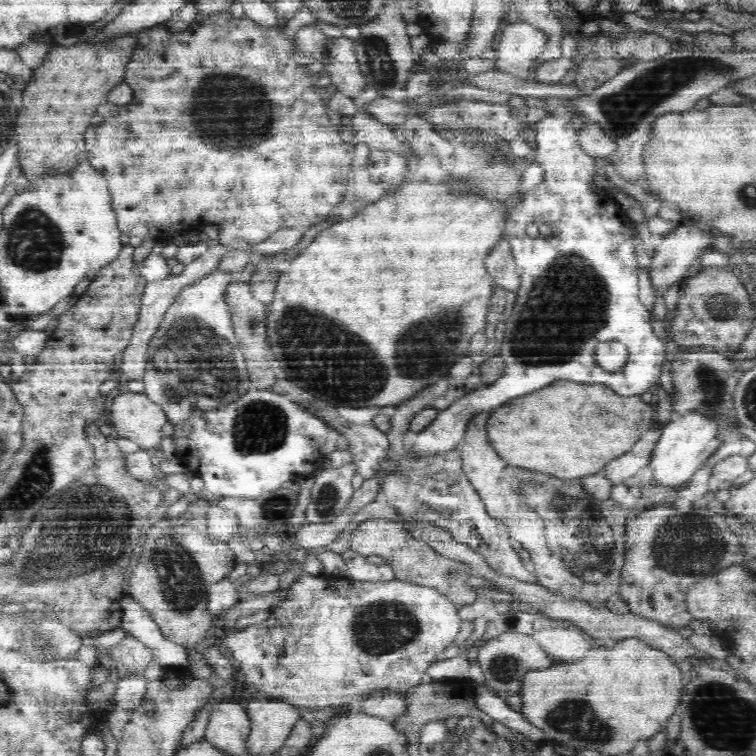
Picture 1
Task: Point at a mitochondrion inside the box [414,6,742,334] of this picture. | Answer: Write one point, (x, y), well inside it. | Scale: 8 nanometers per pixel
(623, 110)

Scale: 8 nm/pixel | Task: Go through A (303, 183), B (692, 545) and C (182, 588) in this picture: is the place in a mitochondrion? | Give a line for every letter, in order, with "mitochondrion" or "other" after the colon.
A: other
B: mitochondrion
C: mitochondrion

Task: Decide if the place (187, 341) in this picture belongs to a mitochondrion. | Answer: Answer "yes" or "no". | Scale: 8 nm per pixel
yes

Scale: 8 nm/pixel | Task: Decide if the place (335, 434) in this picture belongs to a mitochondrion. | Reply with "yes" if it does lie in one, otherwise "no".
no

